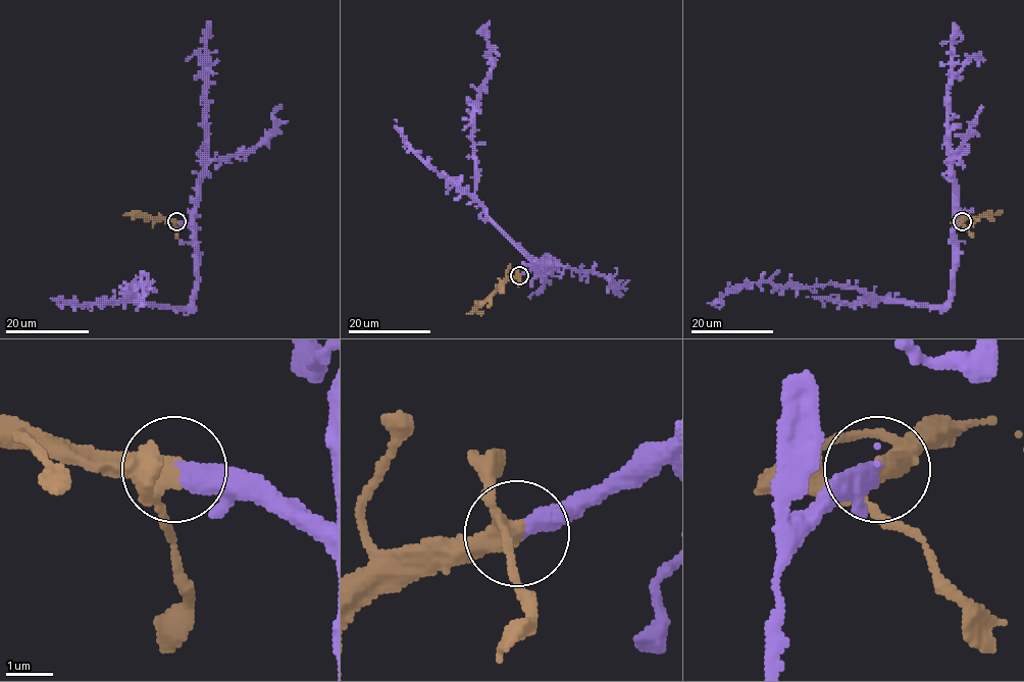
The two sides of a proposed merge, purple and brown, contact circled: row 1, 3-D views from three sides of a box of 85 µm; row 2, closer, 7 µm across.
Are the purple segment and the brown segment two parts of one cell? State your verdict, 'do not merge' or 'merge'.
merge

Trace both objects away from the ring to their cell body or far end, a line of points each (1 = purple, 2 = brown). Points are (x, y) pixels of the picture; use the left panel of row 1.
1: (176, 221), (192, 230), (196, 298), (188, 307), (152, 307), (136, 303), (130, 286), (148, 284), (139, 308)
2: (176, 221), (133, 213), (140, 211)

